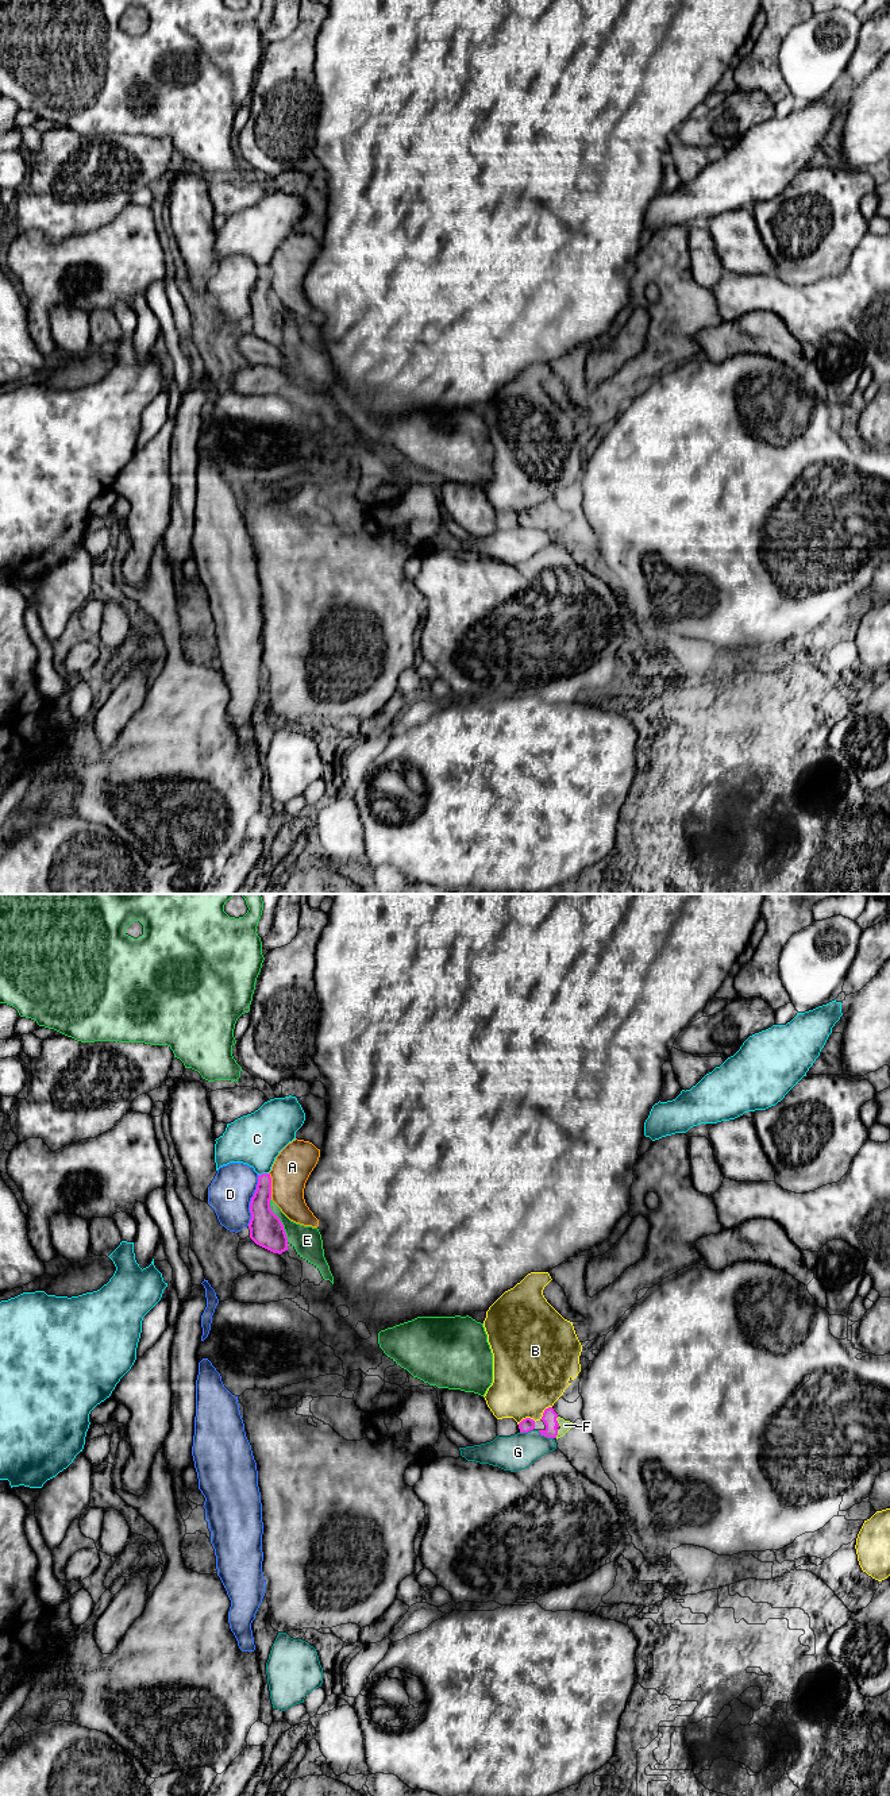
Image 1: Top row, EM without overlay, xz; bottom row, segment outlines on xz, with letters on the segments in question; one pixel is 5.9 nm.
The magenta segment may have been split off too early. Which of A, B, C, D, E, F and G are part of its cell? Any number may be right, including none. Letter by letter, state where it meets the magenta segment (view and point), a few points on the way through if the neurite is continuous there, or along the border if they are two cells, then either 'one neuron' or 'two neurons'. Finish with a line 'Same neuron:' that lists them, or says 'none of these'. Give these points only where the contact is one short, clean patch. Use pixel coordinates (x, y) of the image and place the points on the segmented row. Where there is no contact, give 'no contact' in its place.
A: meets magenta in xz at (270, 1186); two neurons
B: meets magenta in xz at (526, 1418); two neurons
C: meets magenta in xz at (262, 1174); two neurons
D: meets magenta in xz at (251, 1201); two neurons
E: meets magenta in xz at (280, 1220); two neurons
F: meets magenta in xz at (557, 1421); runs through xz (548, 1417), (557, 1421), (565, 1425); one neuron
G: meets magenta in xz at (546, 1436); border along xz (538, 1430), (553, 1438); two neurons
Same neuron: F

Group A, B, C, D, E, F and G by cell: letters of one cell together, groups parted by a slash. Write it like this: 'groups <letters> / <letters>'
groups A / B / C / D / E / F / G

